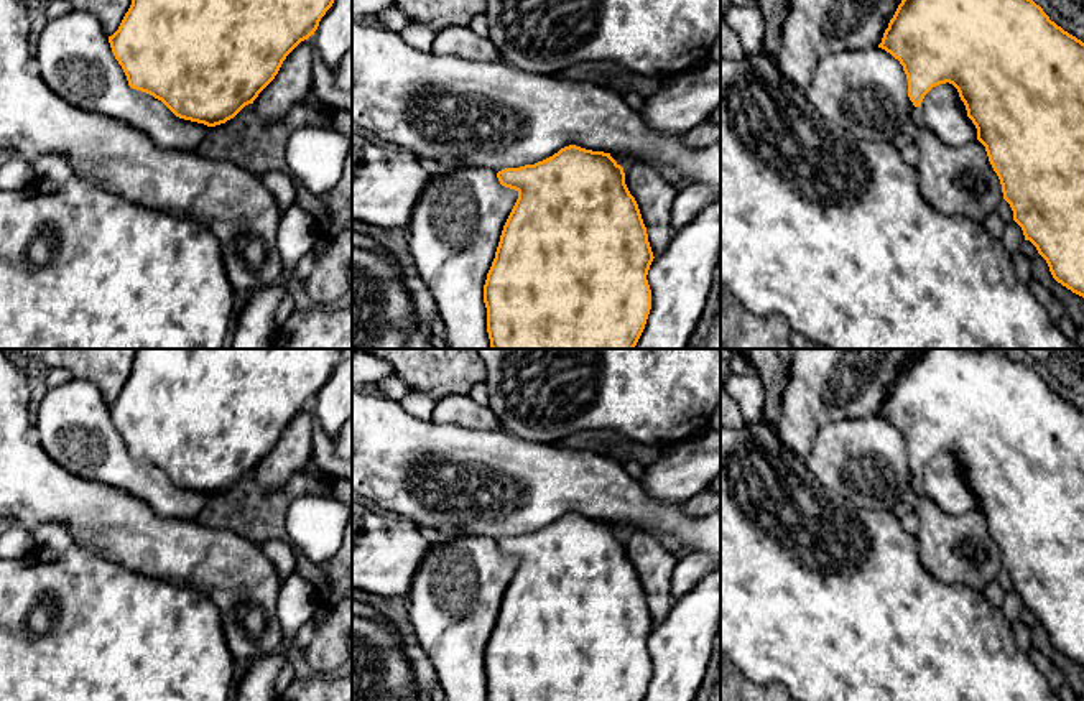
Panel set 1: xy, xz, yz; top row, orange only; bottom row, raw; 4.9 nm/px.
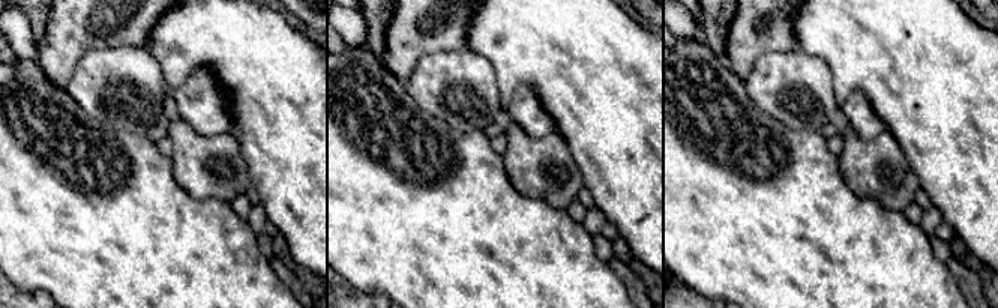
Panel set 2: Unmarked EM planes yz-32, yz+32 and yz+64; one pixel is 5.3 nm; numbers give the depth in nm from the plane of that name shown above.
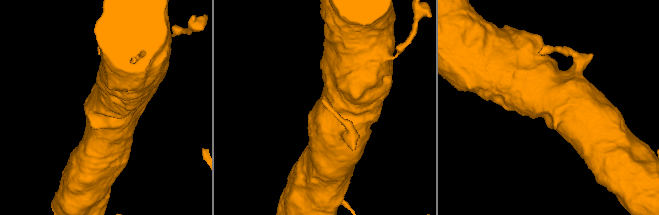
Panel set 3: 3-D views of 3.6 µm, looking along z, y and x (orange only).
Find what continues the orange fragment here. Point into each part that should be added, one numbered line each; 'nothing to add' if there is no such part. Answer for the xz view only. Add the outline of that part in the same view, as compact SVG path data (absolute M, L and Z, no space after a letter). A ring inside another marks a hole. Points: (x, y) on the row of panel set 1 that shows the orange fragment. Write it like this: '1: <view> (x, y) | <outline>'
nothing to add

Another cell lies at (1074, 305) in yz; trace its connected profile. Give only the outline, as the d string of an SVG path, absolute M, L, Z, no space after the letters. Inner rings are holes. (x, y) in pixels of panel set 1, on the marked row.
M1040 253L1031 258L1031 276L1043 283L1064 304L1076 327L1084 327L1084 298L1058 283Z

